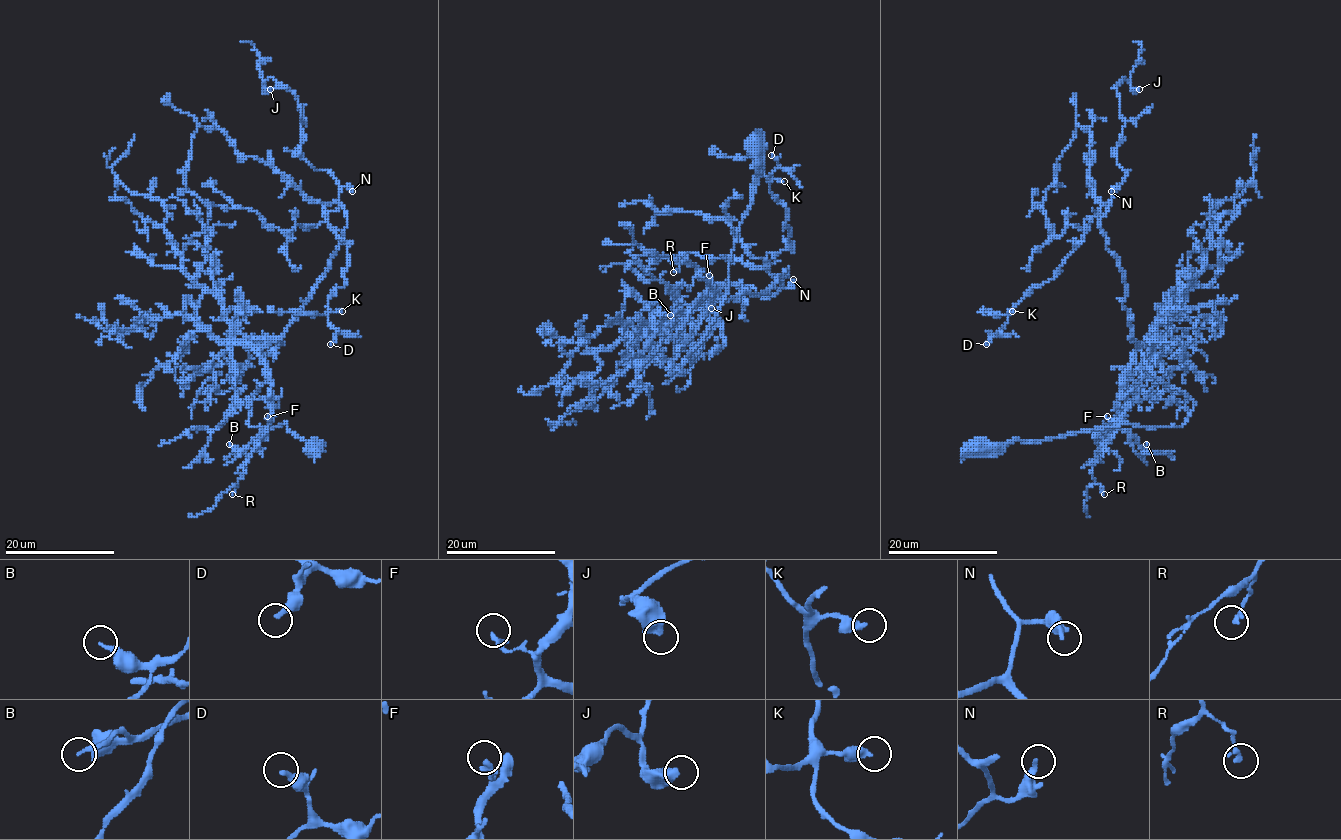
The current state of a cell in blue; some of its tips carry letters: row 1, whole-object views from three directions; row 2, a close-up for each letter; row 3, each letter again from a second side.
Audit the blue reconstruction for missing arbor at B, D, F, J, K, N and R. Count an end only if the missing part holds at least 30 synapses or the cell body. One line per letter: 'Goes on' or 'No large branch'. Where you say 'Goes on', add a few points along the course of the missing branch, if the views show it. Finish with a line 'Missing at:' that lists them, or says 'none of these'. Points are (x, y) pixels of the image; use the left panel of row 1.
B: No large branch
D: No large branch
F: No large branch
J: No large branch
K: No large branch
N: No large branch
R: No large branch
Missing at: none of these

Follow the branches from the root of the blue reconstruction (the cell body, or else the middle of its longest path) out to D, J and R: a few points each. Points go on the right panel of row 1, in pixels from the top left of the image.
D: (980, 444), (1180, 426), (1194, 405), (1131, 339), (1126, 276), (1100, 225), (1111, 202), (986, 344)
J: (980, 444), (1180, 426), (1194, 405), (1131, 339), (1100, 225), (1128, 172), (1116, 87), (1139, 89)
R: (980, 444), (1180, 426), (1194, 403), (1141, 351), (1122, 384), (1123, 418), (1096, 453), (1104, 494)

